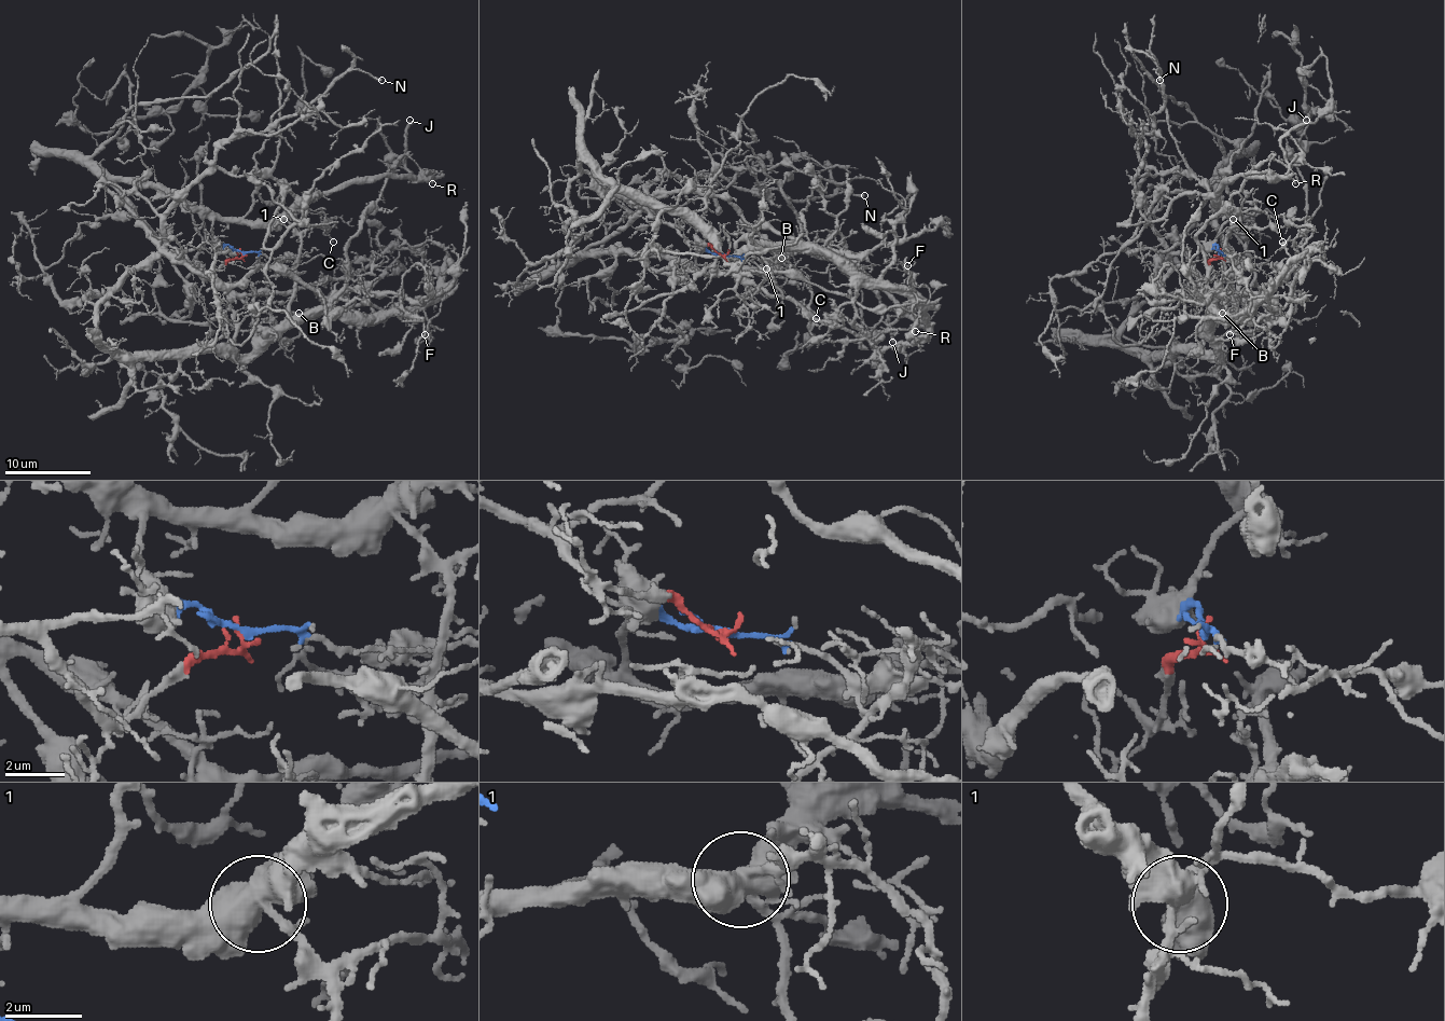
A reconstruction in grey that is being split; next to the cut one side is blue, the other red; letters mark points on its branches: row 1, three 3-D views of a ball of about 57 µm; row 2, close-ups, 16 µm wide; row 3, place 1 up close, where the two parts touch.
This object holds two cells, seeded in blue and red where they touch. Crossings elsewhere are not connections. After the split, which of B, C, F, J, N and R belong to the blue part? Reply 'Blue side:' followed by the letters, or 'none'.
Blue side: J, R

